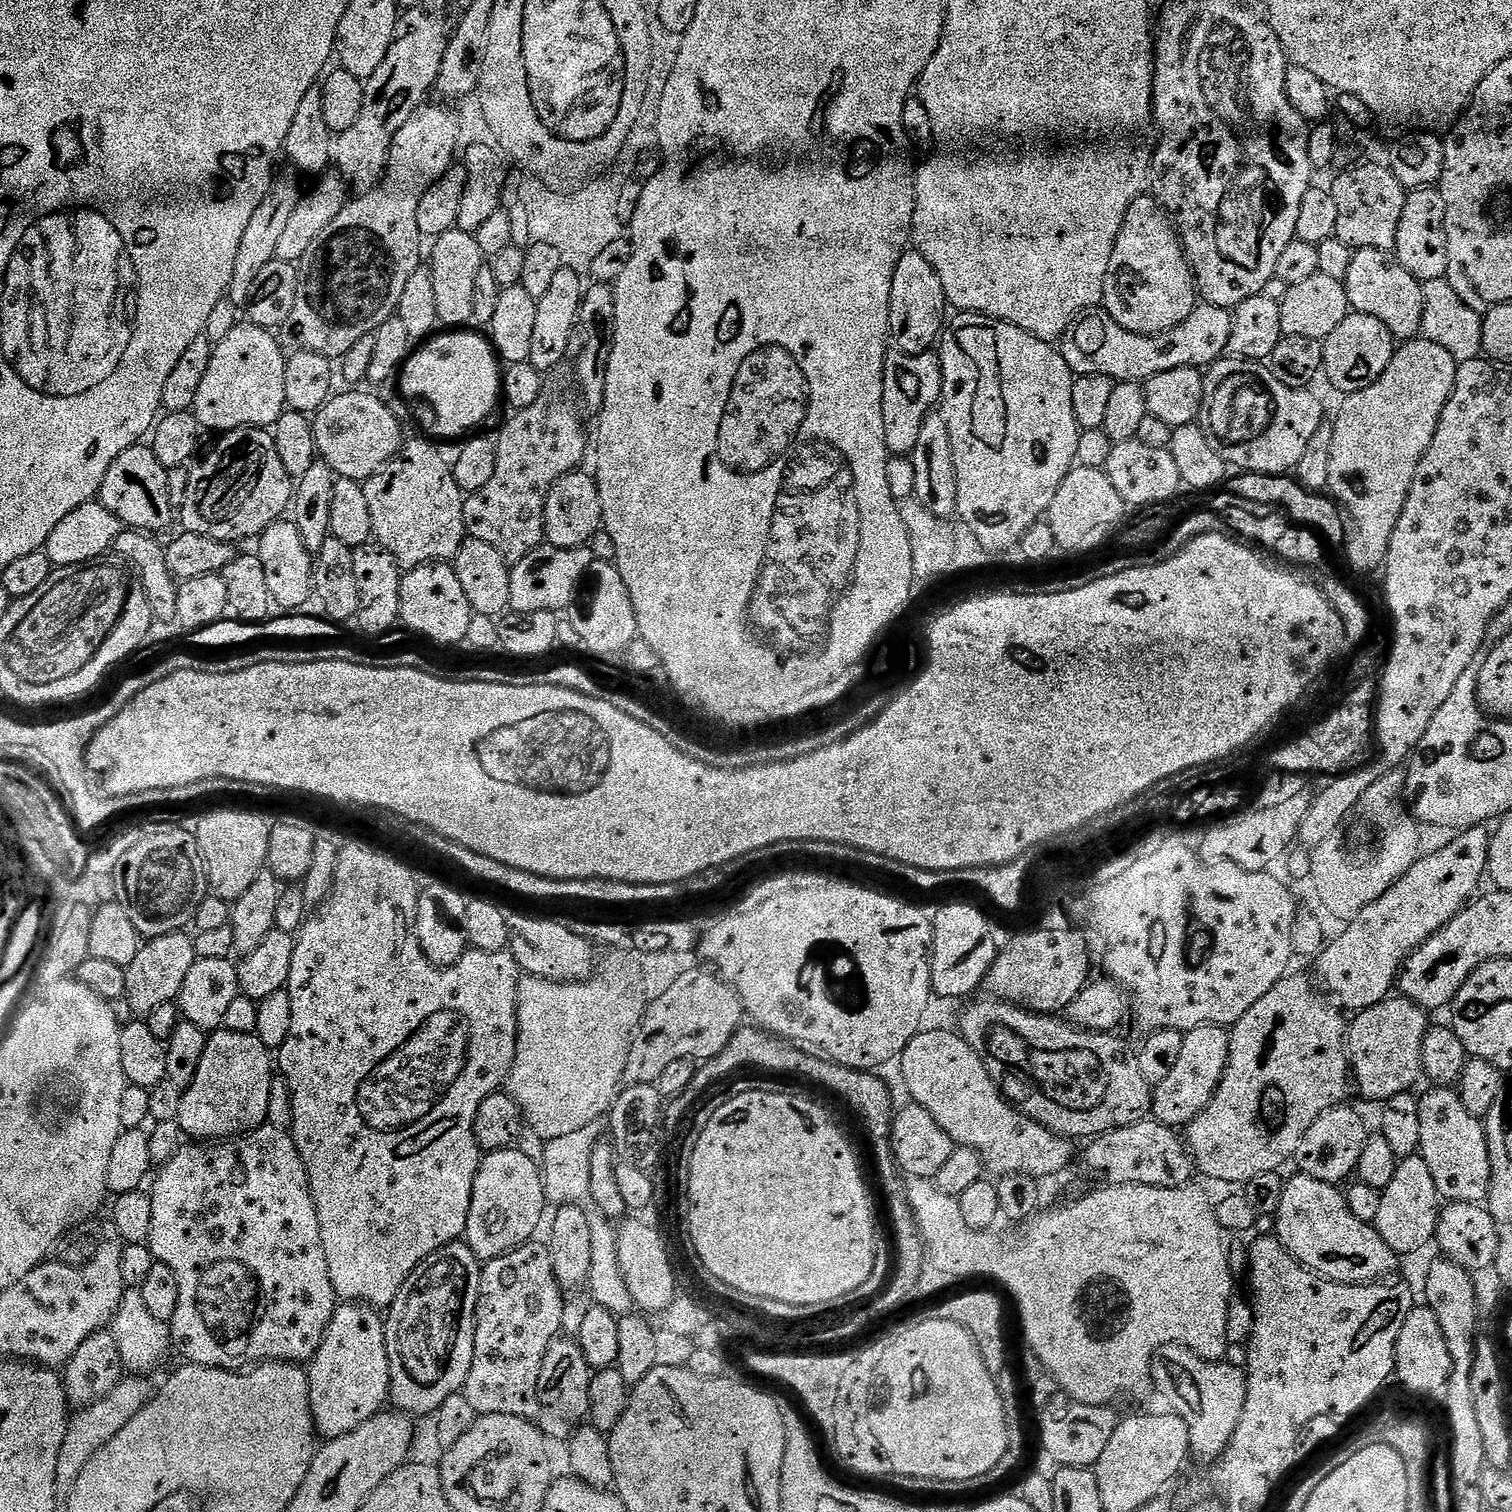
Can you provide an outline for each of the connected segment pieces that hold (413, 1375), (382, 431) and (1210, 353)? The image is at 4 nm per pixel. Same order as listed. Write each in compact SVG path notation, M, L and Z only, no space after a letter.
M457 1242L439 1248L430 1254L406 1278L398 1298L386 1310L384 1333L386 1354L390 1368L390 1404L397 1412L413 1418L431 1417L442 1402L463 1389L474 1362L474 1334L476 1333L476 1307L480 1297L480 1269L482 1262L468 1249L467 1243Z
M364 390L348 391L352 392L333 395L315 413L312 433L319 457L337 477L363 482L399 455L404 437L399 417L381 402L379 395L360 392Z
M1197 303L1196 308L1178 326L1156 336L1143 336L1126 330L1103 310L1085 314L1068 329L1062 351L1076 376L1105 376L1117 382L1143 382L1154 374L1179 368L1207 369L1228 351L1232 330L1232 312L1213 304Z

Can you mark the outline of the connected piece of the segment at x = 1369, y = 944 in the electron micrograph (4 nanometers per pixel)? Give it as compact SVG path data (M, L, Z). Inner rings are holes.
M1487 827L1461 831L1445 848L1421 855L1414 866L1393 888L1362 910L1358 918L1336 941L1329 943L1315 957L1316 972L1320 980L1341 1000L1345 1009L1363 1012L1375 1004L1389 999L1388 992L1397 987L1400 970L1427 940L1440 930L1477 895L1480 879L1488 871Z

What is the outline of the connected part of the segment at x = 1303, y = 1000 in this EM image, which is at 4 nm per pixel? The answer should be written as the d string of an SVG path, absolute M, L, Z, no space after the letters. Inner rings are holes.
M1289 974L1275 984L1270 990L1270 994L1262 994L1262 998L1258 998L1258 1002L1254 1002L1254 1006L1250 1006L1250 1010L1246 1010L1246 1014L1242 1014L1242 1018L1237 1024L1231 1025L1228 1038L1228 1065L1220 1080L1220 1085L1216 1087L1212 1101L1186 1125L1186 1143L1199 1175L1201 1172L1202 1175L1209 1176L1212 1180L1243 1186L1249 1184L1254 1178L1258 1178L1258 1174L1280 1172L1283 1164L1287 1160L1289 1163L1295 1157L1298 1146L1302 1142L1302 1134L1306 1134L1306 1130L1310 1130L1310 1126L1314 1126L1314 1122L1318 1122L1318 1118L1323 1112L1341 1107L1347 1101L1344 1099L1348 1096L1348 1084L1350 1088L1350 1065L1347 1051L1342 1047L1346 1040L1346 1020L1340 1017L1341 1009L1336 1008L1331 1008L1312 989L1312 984L1306 977Z

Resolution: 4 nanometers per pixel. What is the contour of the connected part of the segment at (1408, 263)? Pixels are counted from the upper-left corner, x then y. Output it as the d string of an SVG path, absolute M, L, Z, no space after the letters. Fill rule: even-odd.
M1435 187L1415 189L1402 210L1402 222L1398 222L1394 259L1415 280L1443 280L1448 275L1445 210L1446 202L1442 202L1442 194Z

